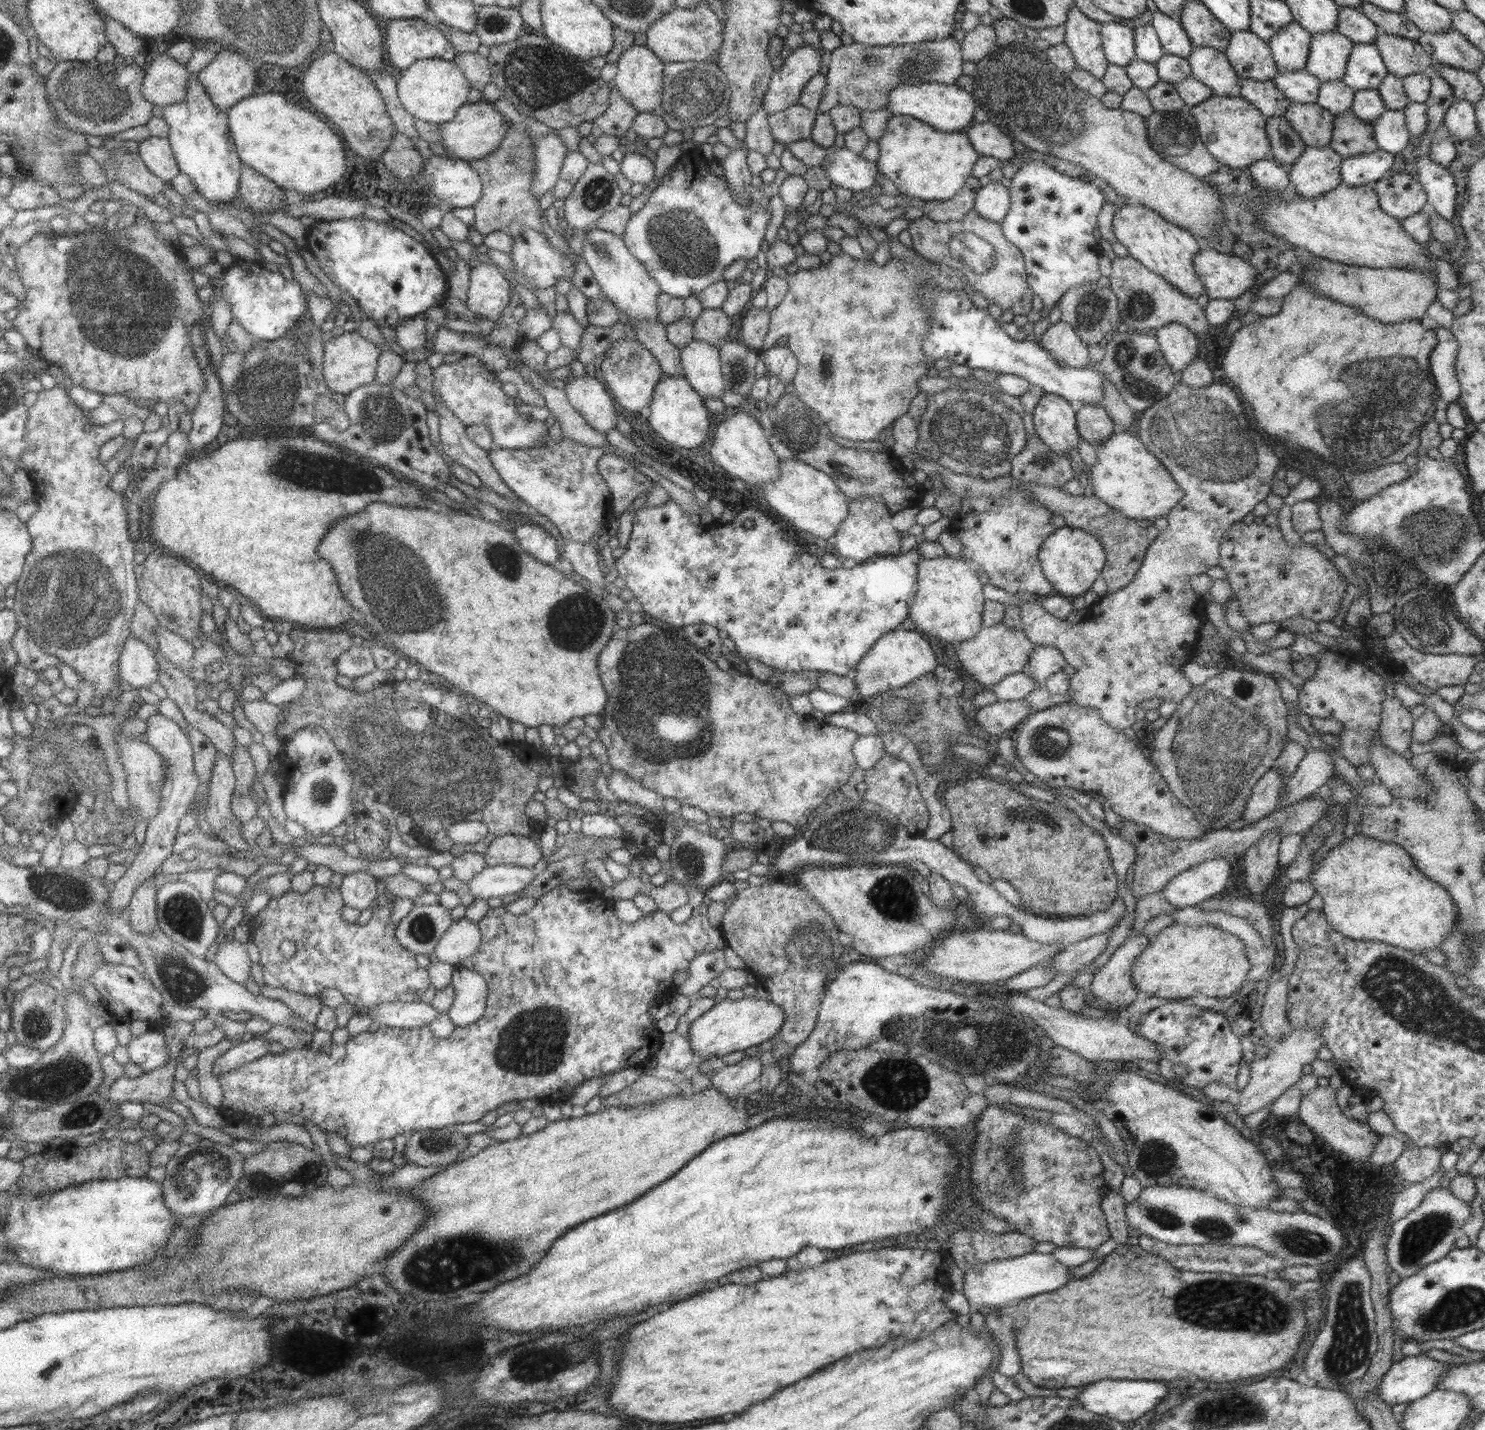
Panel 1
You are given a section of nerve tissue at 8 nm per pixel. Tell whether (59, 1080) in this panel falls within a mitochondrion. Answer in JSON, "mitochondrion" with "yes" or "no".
{"mitochondrion":"yes"}

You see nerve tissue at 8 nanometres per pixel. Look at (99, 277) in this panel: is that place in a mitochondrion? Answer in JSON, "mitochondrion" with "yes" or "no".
{"mitochondrion":"yes"}

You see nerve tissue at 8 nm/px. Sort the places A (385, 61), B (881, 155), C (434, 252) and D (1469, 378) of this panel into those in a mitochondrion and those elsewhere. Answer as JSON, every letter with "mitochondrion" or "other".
{"A":"other","B":"other","C":"other","D":"other"}

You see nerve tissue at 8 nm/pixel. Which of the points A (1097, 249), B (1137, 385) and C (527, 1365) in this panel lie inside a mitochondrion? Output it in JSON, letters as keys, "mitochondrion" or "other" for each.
{"A":"other","B":"mitochondrion","C":"mitochondrion"}

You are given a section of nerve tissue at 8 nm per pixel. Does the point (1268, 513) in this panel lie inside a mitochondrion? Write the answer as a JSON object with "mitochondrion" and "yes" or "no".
{"mitochondrion":"no"}

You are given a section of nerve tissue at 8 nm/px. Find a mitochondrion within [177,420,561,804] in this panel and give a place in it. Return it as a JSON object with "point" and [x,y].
{"point":[397,588]}

